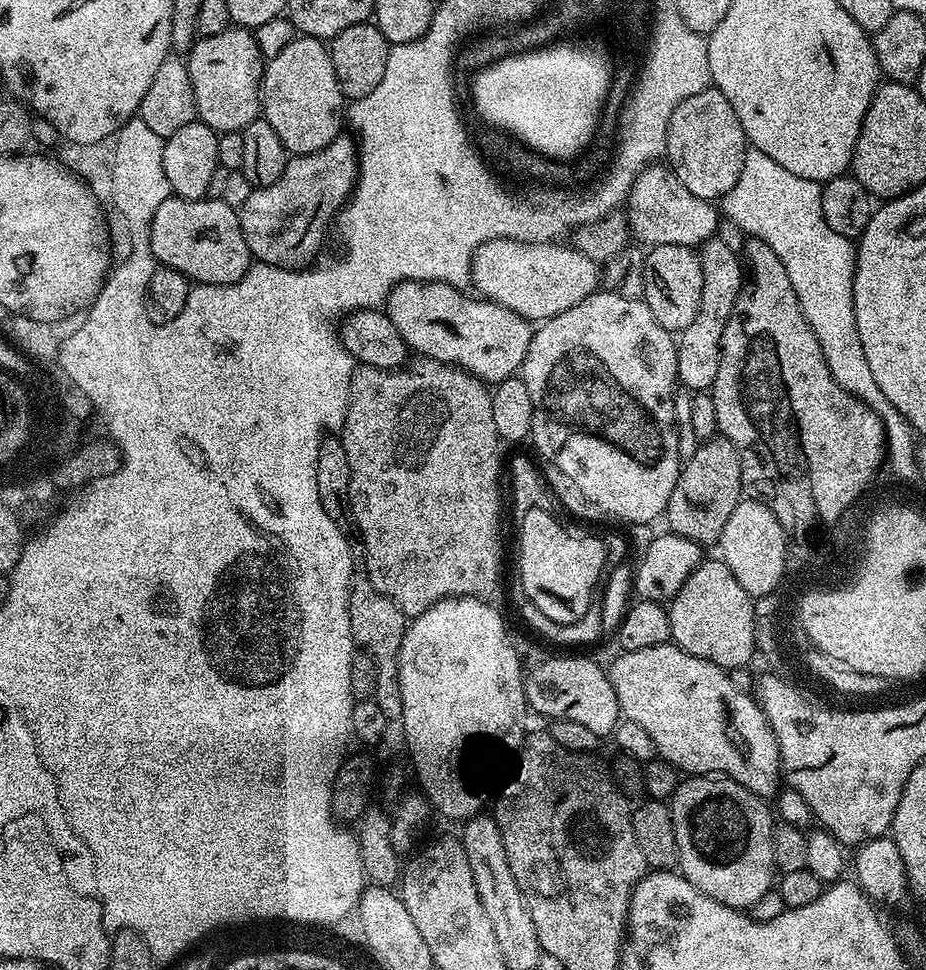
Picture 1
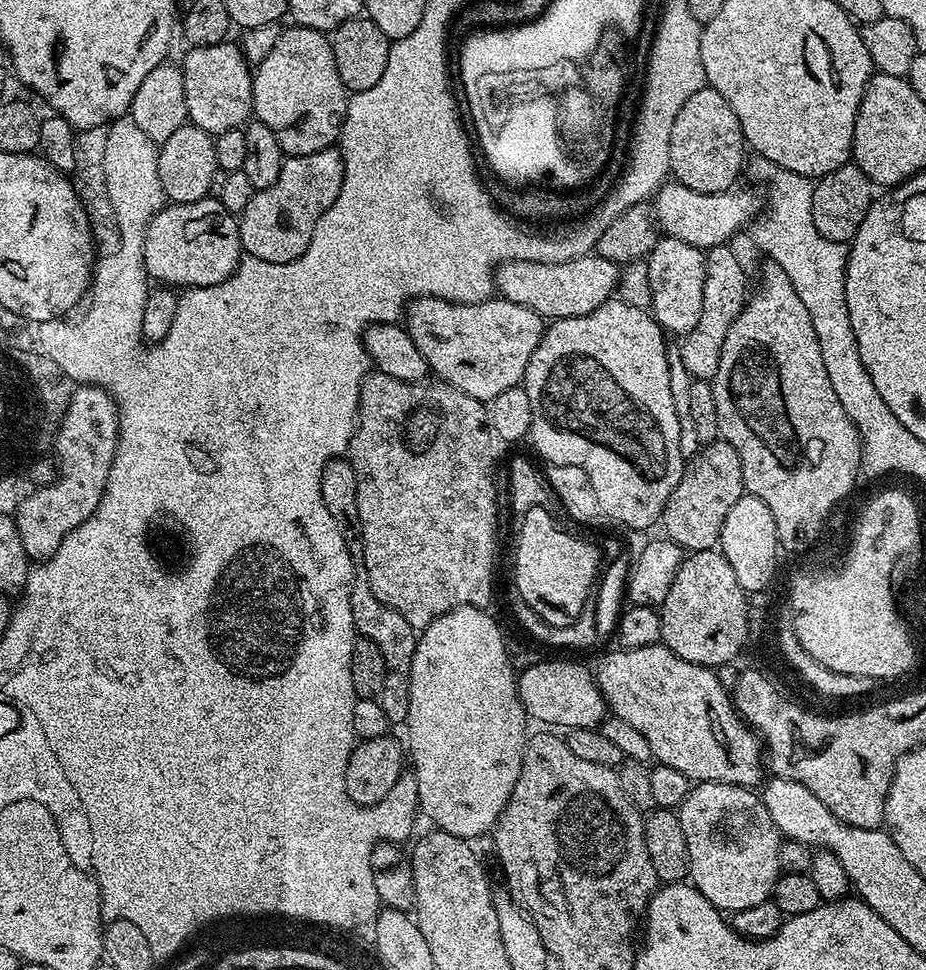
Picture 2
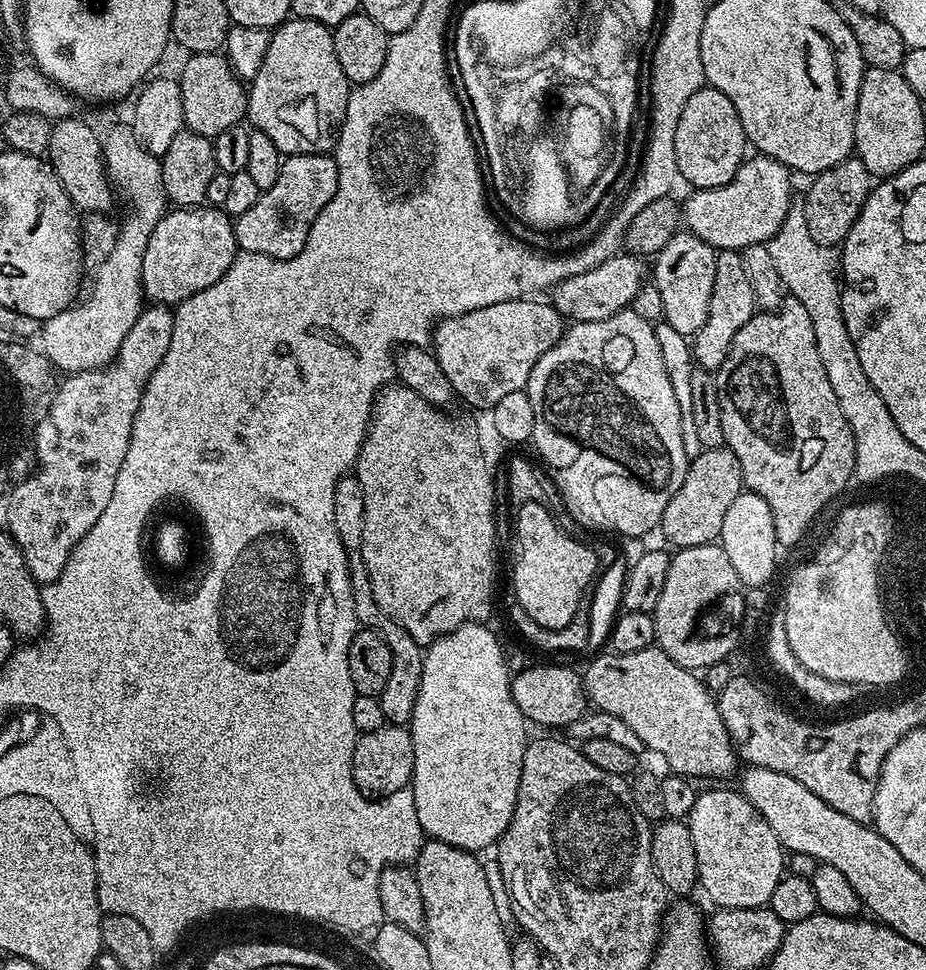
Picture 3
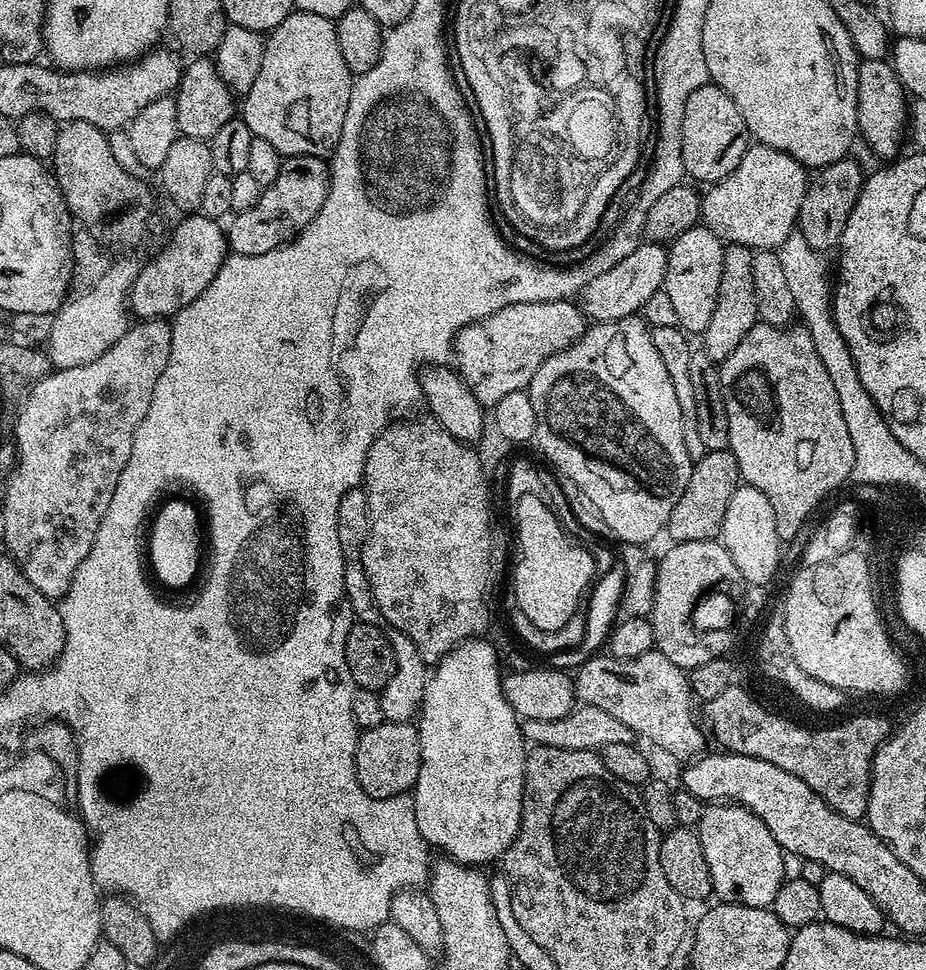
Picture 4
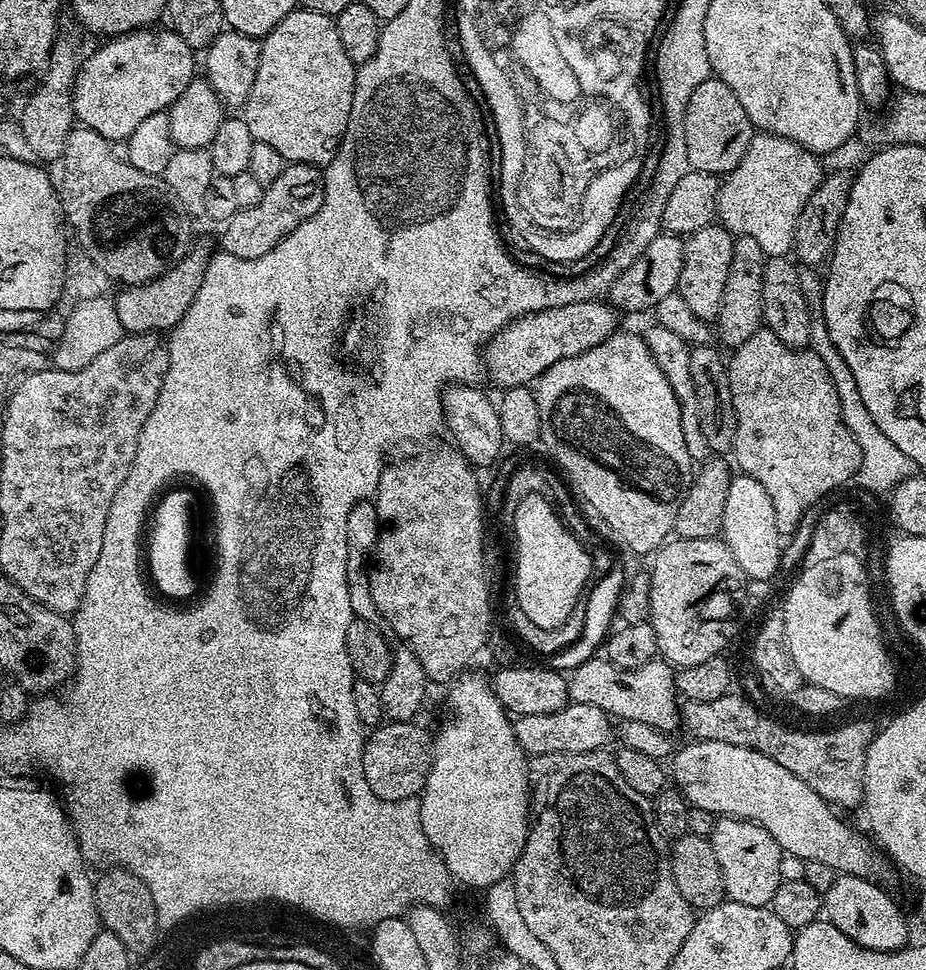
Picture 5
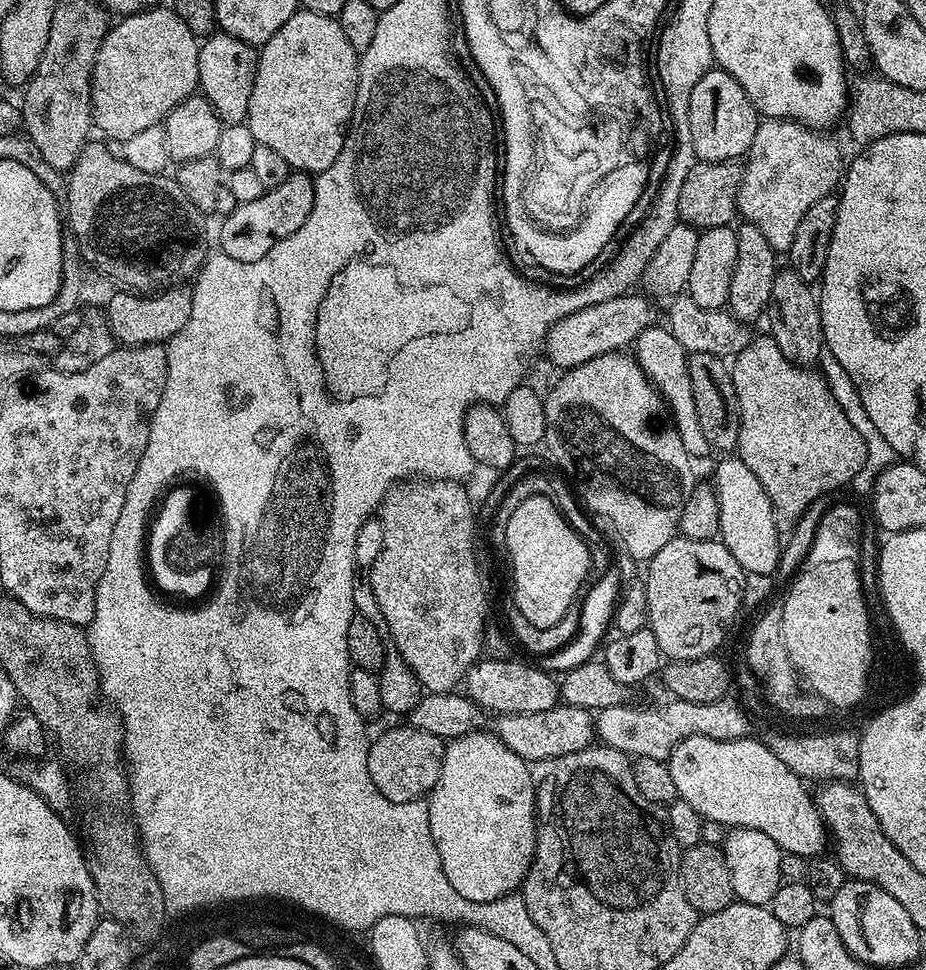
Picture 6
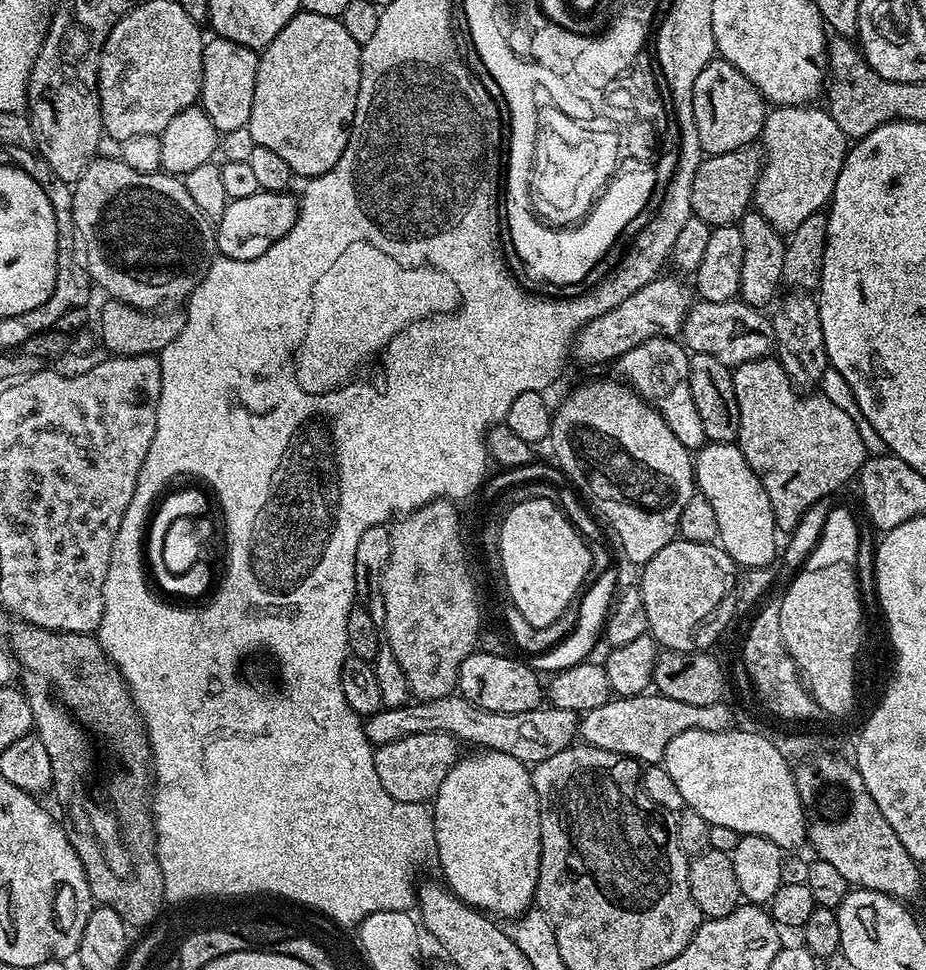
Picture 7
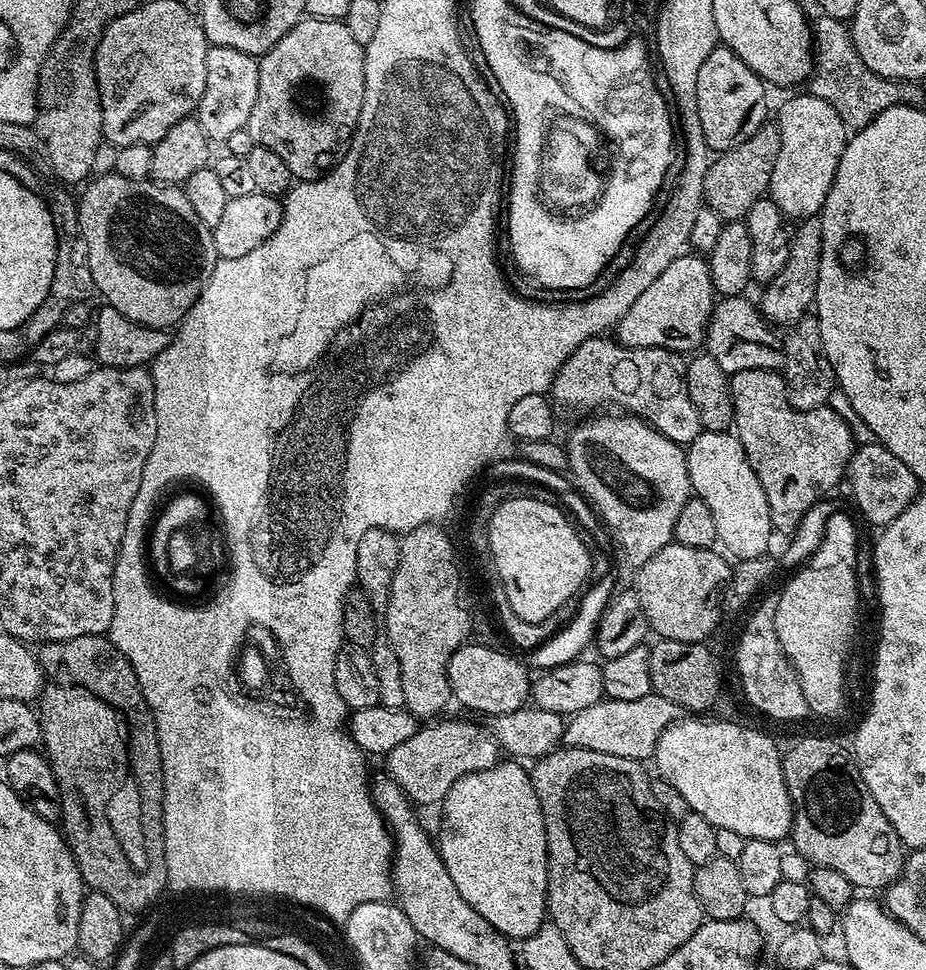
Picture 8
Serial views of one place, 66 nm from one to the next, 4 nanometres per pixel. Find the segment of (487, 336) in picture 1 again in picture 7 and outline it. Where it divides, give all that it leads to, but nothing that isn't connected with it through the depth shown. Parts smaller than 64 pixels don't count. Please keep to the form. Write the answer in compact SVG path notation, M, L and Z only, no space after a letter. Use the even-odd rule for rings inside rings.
M661 274L656 279L646 282L638 294L630 294L626 302L614 306L614 310L606 310L598 318L594 318L586 326L582 326L572 340L571 359L580 364L604 364L607 360L619 361L634 346L659 336L676 338L681 335L681 328L687 318L688 309L694 303L694 292L680 280Z

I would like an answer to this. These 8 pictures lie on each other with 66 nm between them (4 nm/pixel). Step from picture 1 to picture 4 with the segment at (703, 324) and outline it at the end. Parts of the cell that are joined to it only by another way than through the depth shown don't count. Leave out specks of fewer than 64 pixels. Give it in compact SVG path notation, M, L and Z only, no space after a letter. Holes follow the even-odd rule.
M728 244L722 258L722 283L718 285L718 302L714 302L714 315L710 326L702 333L703 351L711 360L722 362L734 354L734 346L746 338L746 334L757 324L756 298L754 296L754 258L753 249L741 244Z

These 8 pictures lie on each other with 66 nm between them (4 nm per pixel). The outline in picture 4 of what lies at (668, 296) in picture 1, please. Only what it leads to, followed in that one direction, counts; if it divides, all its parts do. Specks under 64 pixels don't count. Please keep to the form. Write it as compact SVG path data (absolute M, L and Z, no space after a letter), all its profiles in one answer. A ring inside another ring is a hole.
M703 226L686 230L686 234L678 234L678 238L671 241L668 248L668 265L663 290L674 302L679 327L685 333L702 334L706 330L706 326L710 326L710 317L714 315L714 302L718 302L718 285L722 283L722 258L725 247L725 241L721 240L718 234L714 234L714 230Z

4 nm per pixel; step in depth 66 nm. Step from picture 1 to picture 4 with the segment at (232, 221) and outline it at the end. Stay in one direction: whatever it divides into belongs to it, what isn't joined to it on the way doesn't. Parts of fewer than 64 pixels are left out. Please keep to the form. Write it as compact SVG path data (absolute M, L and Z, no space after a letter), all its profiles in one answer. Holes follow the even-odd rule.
M188 214L167 237L168 245L147 261L128 292L128 306L140 320L163 320L179 314L199 301L202 290L214 282L224 259L230 255L225 229L216 220L201 214Z

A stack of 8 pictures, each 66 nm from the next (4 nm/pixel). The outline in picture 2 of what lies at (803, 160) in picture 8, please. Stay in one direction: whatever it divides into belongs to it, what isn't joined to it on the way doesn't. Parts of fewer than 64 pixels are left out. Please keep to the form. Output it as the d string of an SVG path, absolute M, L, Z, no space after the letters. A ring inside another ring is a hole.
M679 182L661 184L654 197L654 215L659 231L664 236L676 236L682 242L690 242L690 246L701 250L727 244L731 236L745 231L762 212L761 193L759 196L756 192L736 191L702 194Z

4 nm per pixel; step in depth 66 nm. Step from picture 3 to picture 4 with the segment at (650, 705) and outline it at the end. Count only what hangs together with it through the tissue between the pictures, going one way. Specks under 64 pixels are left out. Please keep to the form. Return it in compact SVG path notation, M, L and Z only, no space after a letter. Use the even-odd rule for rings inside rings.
M653 650L633 660L619 660L607 654L591 655L575 669L574 683L580 704L607 710L612 717L626 722L641 741L649 740L683 762L705 751L706 732L698 719L697 709L696 712L692 709L694 697L685 669L674 666L666 654Z

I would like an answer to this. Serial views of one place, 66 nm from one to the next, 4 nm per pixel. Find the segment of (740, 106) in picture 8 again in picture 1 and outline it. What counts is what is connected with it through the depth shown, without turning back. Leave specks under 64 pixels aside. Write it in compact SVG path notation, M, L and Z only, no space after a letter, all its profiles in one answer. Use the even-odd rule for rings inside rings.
M709 86L703 88L698 94L686 98L670 114L670 126L666 137L666 160L672 173L694 194L703 200L719 201L719 196L724 196L728 191L735 189L740 183L746 141L742 122L738 122L738 114L734 114L734 106L726 102L726 98L717 88Z

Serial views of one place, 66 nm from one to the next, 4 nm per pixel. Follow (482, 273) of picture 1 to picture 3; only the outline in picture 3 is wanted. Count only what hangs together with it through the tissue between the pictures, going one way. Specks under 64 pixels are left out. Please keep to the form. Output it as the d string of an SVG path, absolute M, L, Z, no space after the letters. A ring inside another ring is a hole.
M618 254L586 274L566 278L550 292L550 303L557 308L561 316L572 322L602 322L614 314L625 311L632 299L646 283L646 264L635 254Z

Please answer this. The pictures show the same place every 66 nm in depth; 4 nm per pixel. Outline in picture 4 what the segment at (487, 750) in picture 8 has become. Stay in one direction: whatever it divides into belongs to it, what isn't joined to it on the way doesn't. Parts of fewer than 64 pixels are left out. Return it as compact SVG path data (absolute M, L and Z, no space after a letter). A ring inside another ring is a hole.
M415 723L389 724L365 728L356 738L356 773L358 782L370 798L395 801L405 792L411 793L418 782L418 770L420 769L420 734Z

